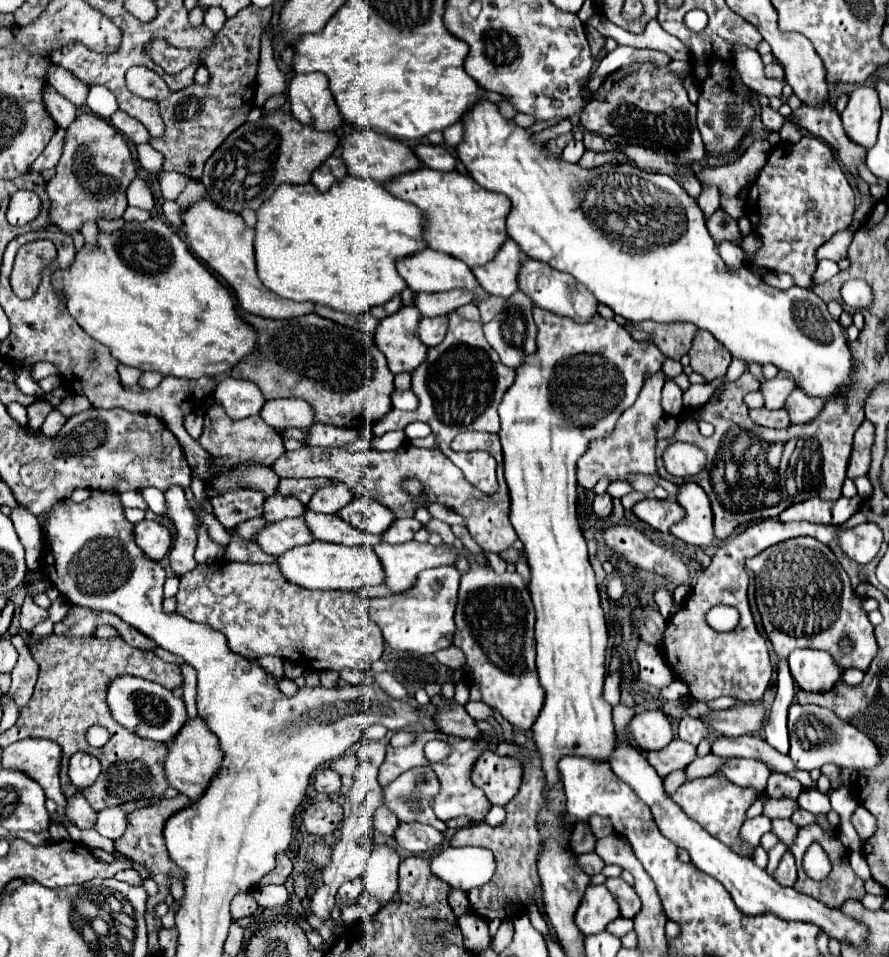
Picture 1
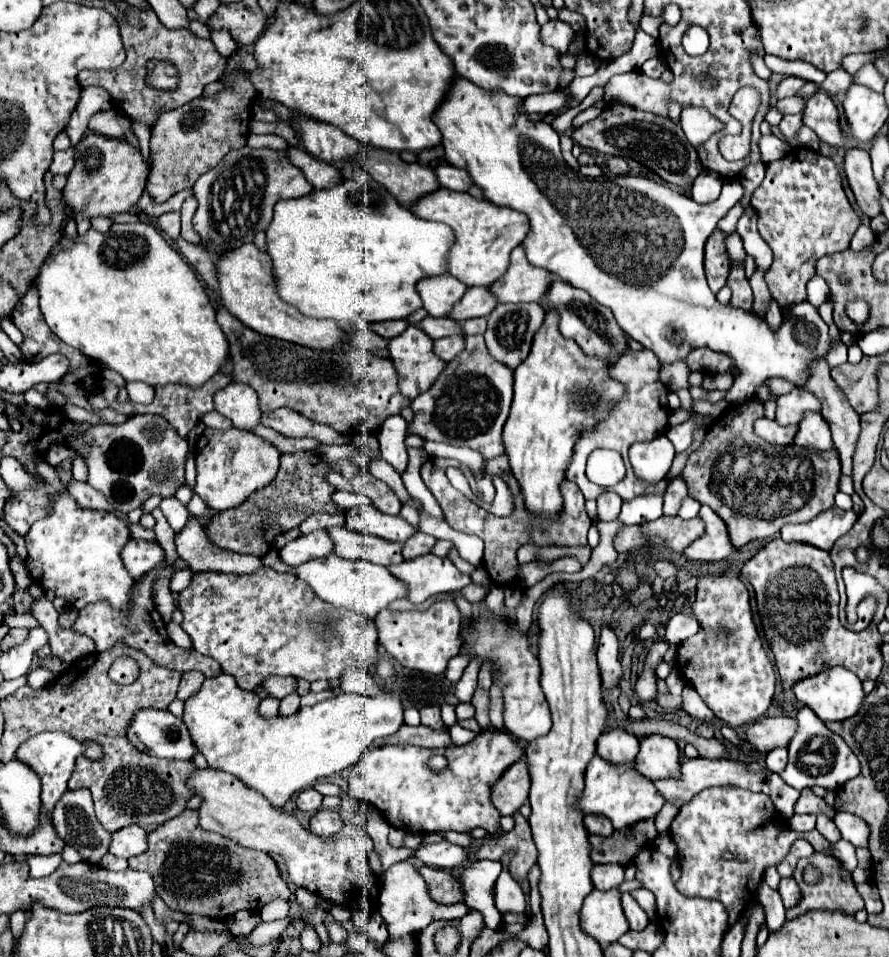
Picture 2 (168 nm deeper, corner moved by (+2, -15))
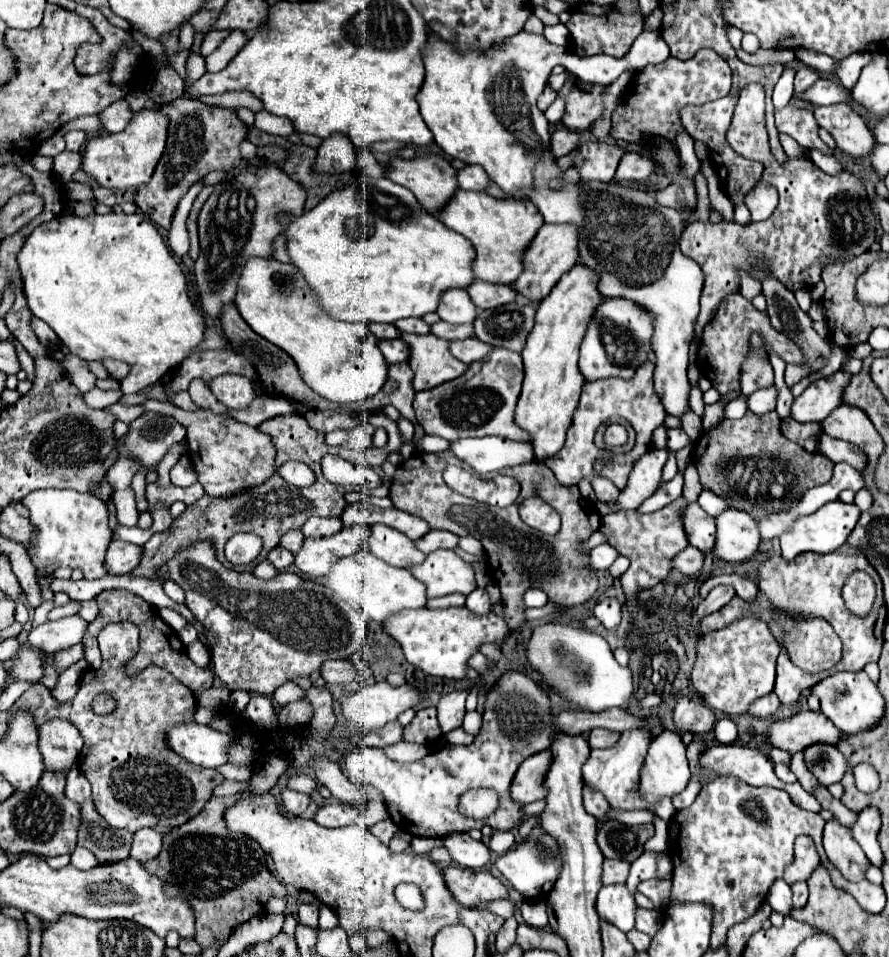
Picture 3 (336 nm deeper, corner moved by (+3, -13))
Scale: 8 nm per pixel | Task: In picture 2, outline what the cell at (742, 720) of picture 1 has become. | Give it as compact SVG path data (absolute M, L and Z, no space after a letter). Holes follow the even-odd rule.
M775 716L751 722L745 730L743 740L749 742L757 752L769 752L777 746L787 746L797 728L795 718Z

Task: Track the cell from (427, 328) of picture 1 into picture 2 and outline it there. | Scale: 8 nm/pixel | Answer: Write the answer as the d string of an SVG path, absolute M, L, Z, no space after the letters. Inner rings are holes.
M445 336L445 338L433 340L433 342L435 342L433 352L445 362L453 360L463 350L463 336Z

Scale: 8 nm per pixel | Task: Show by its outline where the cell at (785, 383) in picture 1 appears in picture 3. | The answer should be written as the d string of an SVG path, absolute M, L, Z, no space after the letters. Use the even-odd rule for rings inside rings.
M834 372L828 378L814 380L792 404L792 418L798 422L822 422L836 406L844 404L844 388L848 386L850 372Z

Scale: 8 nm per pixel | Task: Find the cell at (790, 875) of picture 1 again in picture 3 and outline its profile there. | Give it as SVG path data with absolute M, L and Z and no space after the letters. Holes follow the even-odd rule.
M796 882L792 886L792 892L794 892L794 908L804 908L806 902L808 902L808 886L806 886L806 882Z

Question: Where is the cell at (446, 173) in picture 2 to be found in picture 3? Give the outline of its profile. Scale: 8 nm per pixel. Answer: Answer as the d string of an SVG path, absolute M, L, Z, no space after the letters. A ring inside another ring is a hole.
M464 166L458 172L458 182L462 190L476 190L476 192L484 192L492 180L488 180L488 176L484 174L482 166Z

